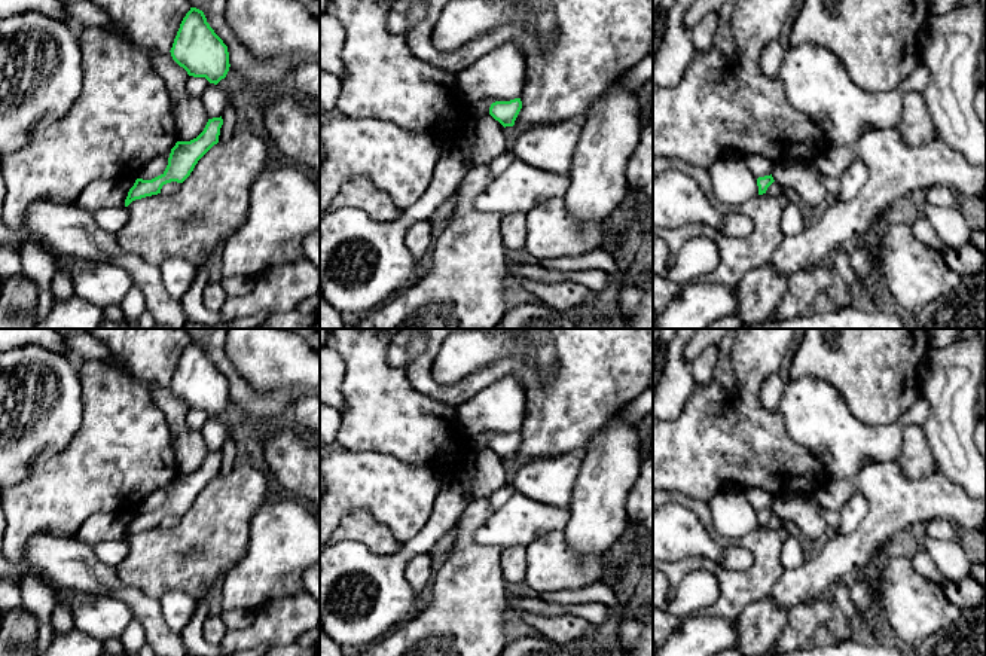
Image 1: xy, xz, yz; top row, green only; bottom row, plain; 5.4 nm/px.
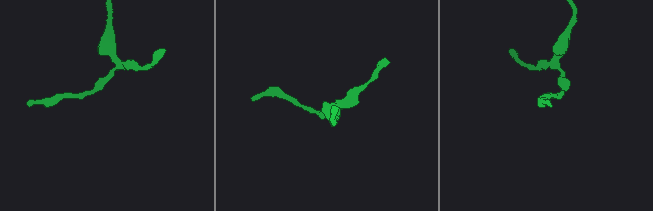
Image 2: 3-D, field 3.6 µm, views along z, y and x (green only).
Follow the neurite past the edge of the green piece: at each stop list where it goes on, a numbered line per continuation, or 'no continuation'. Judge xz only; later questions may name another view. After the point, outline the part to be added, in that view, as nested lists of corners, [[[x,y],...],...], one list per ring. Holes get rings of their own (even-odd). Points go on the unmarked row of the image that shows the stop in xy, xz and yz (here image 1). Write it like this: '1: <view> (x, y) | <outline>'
no continuation

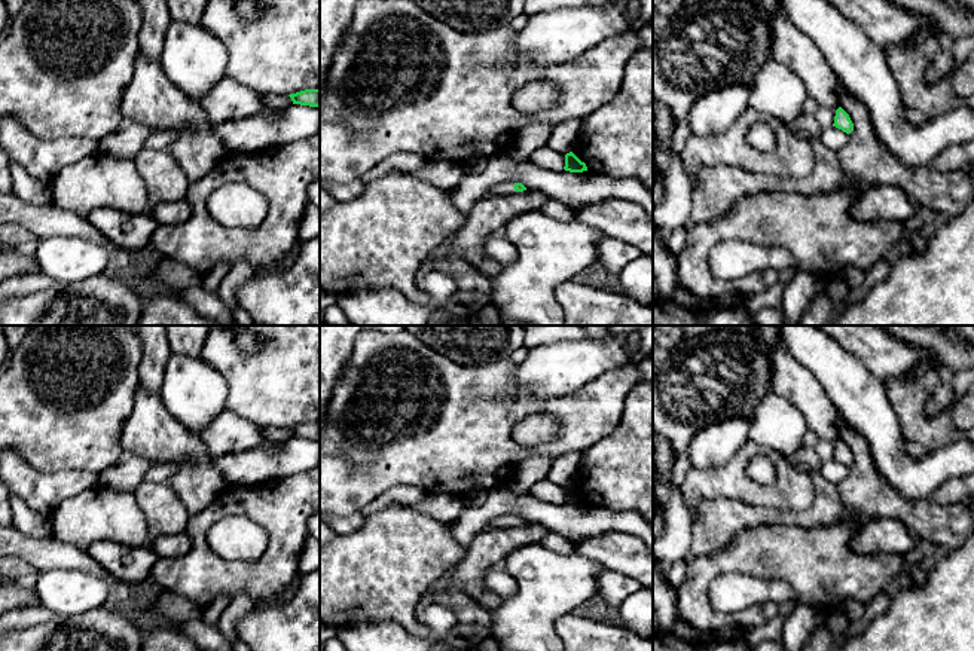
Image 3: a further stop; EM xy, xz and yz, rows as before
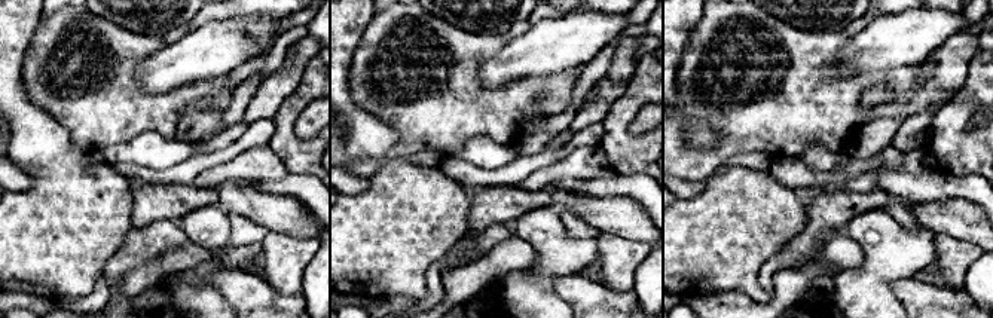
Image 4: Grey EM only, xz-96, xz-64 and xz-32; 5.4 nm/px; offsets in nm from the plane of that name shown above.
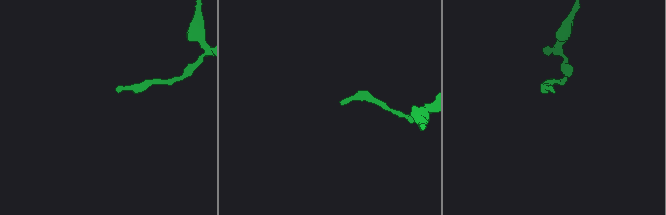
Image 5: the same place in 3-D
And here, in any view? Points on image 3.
1: xz (504, 520) | [[[512,514],[498,516],[494,519],[492,525],[495,525],[498,528],[515,526],[515,516],[512,516]]]

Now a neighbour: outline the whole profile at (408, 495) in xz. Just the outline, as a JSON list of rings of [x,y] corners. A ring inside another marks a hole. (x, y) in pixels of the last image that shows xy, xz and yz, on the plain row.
[[[396,486],[381,493],[375,501],[361,507],[358,511],[366,517],[376,511],[387,508],[388,505],[404,504],[412,505],[419,502],[427,495],[425,490],[416,486]]]

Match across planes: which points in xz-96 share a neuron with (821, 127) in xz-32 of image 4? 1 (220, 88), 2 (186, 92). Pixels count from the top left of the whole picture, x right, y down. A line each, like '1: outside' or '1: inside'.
1: inside
2: inside

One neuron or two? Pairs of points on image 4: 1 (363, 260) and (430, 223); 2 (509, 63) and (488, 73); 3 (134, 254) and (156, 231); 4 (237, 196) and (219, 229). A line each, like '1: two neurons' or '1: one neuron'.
1: one neuron
2: one neuron
3: one neuron
4: two neurons

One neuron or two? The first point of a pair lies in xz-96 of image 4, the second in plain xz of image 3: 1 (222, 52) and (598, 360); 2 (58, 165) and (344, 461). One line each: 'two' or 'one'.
1: one
2: two

